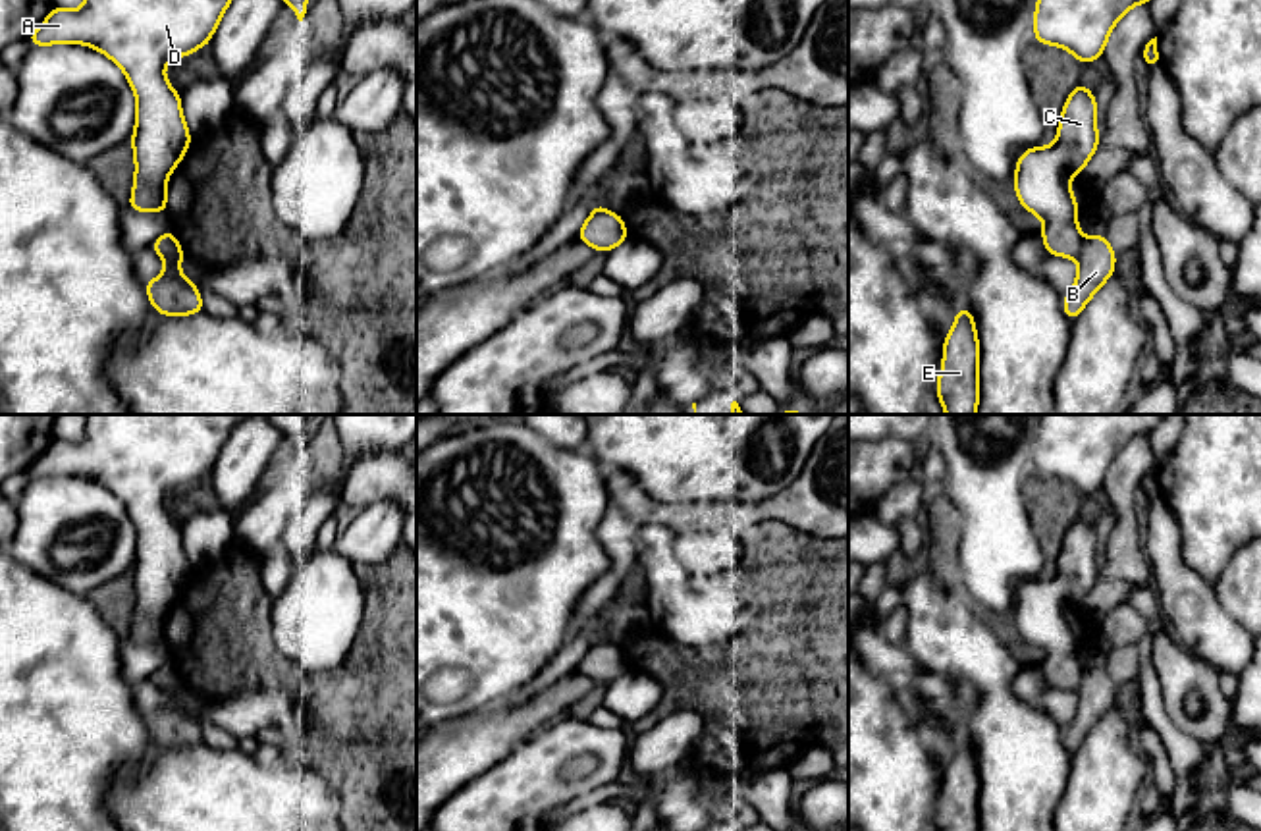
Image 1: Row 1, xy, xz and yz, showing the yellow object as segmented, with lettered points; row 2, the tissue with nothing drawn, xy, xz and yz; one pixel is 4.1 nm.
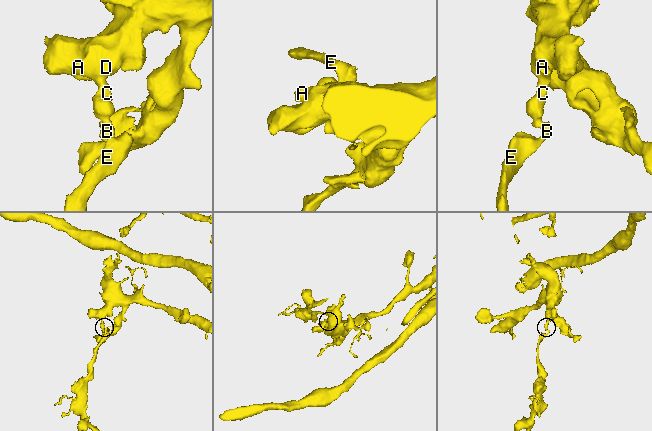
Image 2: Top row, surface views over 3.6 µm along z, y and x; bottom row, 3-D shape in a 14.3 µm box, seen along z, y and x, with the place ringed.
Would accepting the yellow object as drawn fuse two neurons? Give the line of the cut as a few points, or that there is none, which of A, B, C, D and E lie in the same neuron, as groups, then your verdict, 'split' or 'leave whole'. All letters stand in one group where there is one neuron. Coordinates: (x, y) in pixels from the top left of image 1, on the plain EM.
cut yz (1084, 670), (1076, 689); groups A C D / B E; split

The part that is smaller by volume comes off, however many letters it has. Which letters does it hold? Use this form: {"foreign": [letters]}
{"foreign": ["B", "E"]}

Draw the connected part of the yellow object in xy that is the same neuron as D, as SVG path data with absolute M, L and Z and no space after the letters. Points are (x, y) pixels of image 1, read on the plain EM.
M87 415L83 440L54 438L29 467L31 478L89 476L123 501L137 532L129 642L168 644L166 613L191 576L164 497L210 476L231 430L251 416L283 430L303 453L310 415Z

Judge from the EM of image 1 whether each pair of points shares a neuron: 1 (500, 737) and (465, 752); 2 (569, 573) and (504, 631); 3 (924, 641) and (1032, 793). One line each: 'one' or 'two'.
1: one
2: one
3: one

